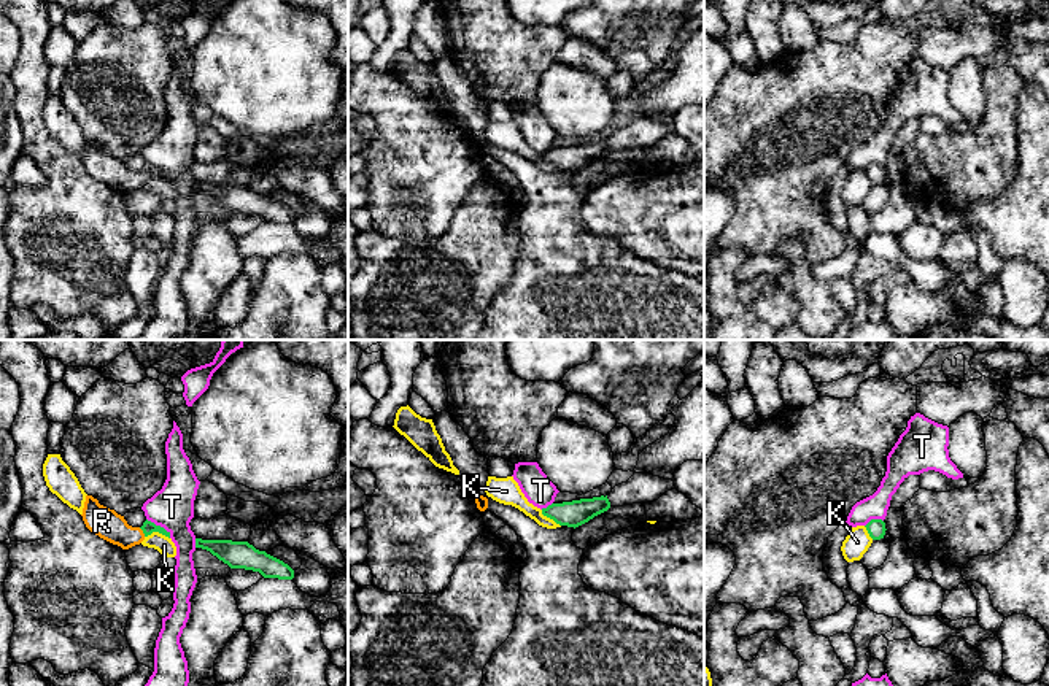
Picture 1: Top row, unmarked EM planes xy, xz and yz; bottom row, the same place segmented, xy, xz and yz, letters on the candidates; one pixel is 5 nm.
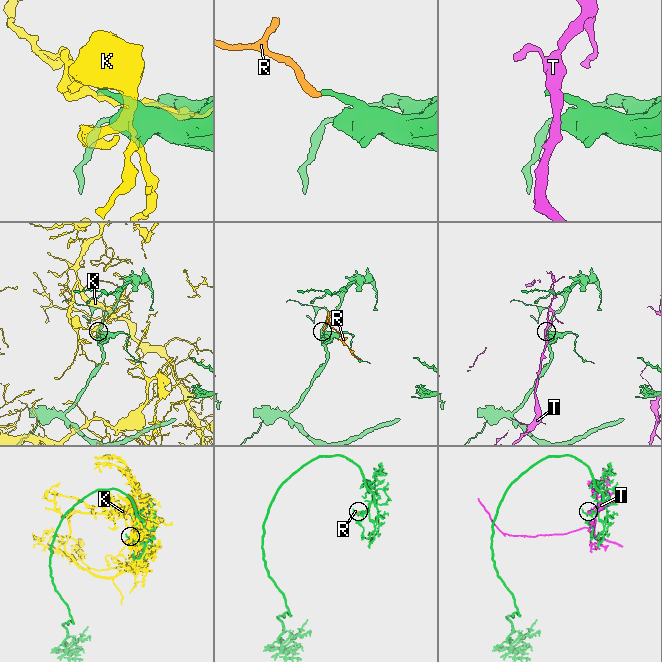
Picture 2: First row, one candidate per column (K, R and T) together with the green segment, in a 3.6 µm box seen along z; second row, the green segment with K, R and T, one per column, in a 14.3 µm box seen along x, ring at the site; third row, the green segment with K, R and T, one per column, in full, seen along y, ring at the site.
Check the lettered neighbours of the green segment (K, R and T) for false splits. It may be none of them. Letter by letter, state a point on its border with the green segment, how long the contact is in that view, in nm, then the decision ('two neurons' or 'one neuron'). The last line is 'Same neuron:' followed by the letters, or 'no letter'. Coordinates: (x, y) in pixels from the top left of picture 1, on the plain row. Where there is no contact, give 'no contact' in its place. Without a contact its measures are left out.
K: contact xy (158, 175); length 130 nm; two neurons
R: contact xy (143, 177); length 60 nm; one neuron
T: contact xy (159, 170); length 160 nm; two neurons
Same neuron: R

